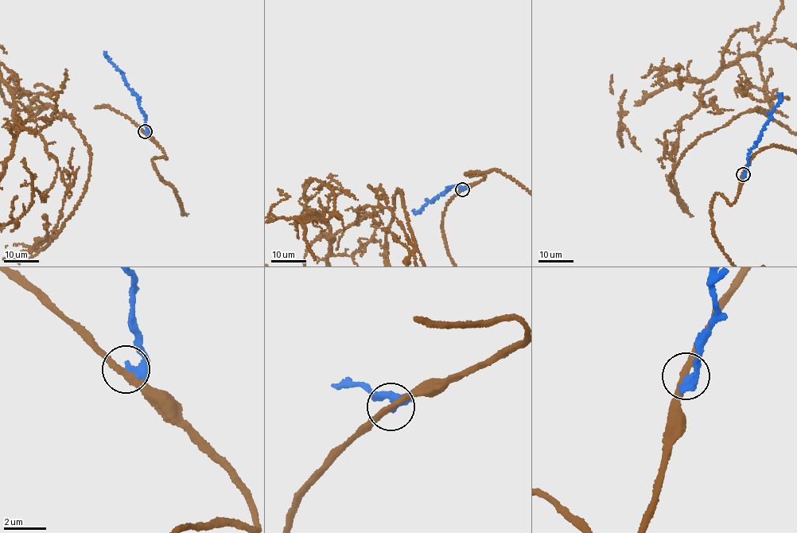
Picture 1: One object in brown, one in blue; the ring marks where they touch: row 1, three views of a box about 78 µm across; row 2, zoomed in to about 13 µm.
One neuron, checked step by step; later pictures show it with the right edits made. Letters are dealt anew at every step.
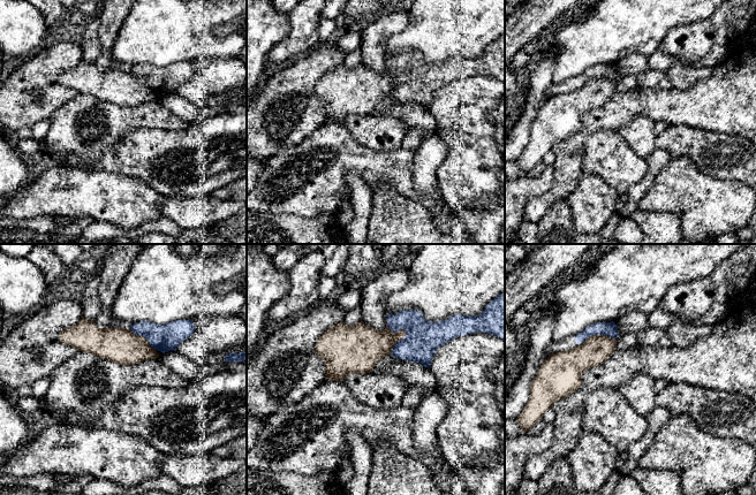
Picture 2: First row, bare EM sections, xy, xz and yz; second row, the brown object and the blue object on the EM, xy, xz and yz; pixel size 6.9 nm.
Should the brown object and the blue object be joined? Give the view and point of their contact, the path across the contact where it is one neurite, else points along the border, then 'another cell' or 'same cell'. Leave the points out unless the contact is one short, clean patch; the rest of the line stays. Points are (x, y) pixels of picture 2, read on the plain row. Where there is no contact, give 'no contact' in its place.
contact xz (398, 82); another cell

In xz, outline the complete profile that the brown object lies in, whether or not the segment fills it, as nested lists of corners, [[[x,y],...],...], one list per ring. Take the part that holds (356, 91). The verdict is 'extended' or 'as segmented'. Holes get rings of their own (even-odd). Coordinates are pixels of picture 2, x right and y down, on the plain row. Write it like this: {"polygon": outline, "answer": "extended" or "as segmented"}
{"polygon": [[[363,63],[355,68],[343,64],[327,71],[317,83],[316,96],[325,102],[326,122],[342,124],[349,116],[366,116],[386,97],[406,73],[393,75],[388,69],[379,74]]], "answer": "as segmented"}

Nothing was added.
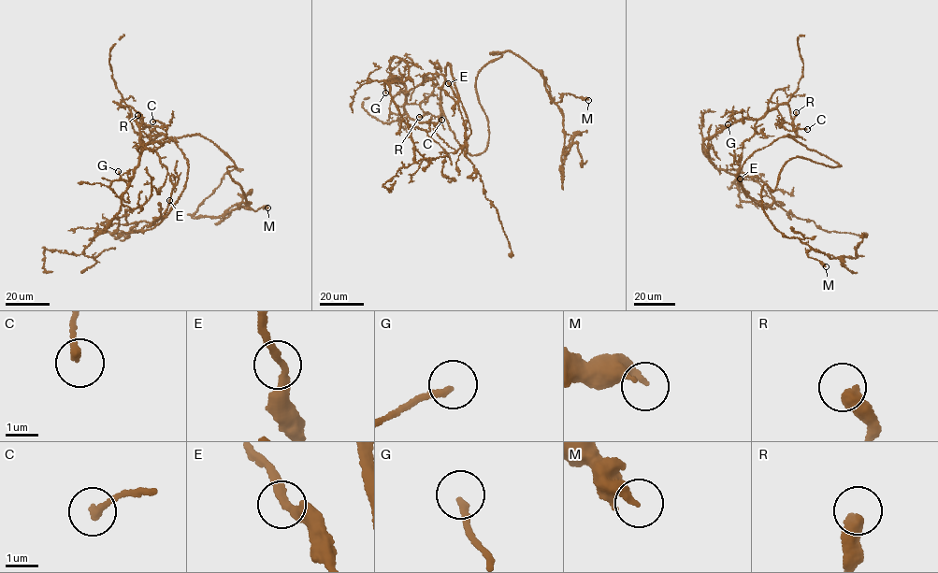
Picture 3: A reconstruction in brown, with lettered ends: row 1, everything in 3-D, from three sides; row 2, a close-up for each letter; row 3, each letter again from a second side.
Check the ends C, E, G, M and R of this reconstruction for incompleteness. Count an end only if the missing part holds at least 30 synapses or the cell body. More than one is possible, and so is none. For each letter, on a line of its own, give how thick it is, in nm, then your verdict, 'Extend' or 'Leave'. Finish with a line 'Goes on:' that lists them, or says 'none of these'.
C: Thickness 220 nm. Leave
E: Thickness 240 nm. Leave
G: Thickness 200 nm. Leave
M: Thickness 200 nm. Leave
R: Thickness 460 nm. Leave
Goes on: none of these

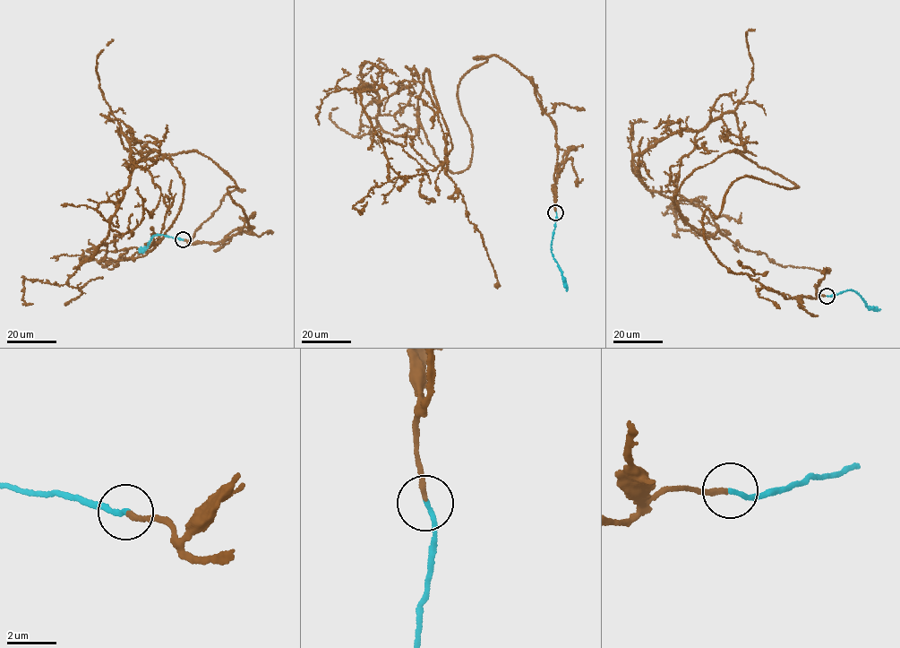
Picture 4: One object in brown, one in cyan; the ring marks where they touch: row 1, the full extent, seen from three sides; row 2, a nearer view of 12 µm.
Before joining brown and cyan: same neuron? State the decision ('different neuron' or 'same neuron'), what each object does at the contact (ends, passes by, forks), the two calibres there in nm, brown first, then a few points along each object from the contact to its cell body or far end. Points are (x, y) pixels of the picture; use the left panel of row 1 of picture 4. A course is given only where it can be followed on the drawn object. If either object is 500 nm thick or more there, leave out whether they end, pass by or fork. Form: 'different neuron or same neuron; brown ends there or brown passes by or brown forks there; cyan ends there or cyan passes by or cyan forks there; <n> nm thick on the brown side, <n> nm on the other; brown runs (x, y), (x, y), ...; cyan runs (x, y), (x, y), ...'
same neuron; brown ends there; cyan ends there; 190 nm thick on the brown side, 170 nm on the other; brown runs (183, 239), (249, 229), (235, 180), (126, 137), (108, 236), (64, 284), (22, 276), (32, 303); cyan runs (183, 239), (154, 235), (148, 247), (140, 248)

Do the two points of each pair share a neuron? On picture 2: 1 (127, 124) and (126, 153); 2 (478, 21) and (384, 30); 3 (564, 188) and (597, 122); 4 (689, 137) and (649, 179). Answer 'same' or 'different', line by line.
1: different
2: different
3: same
4: different

